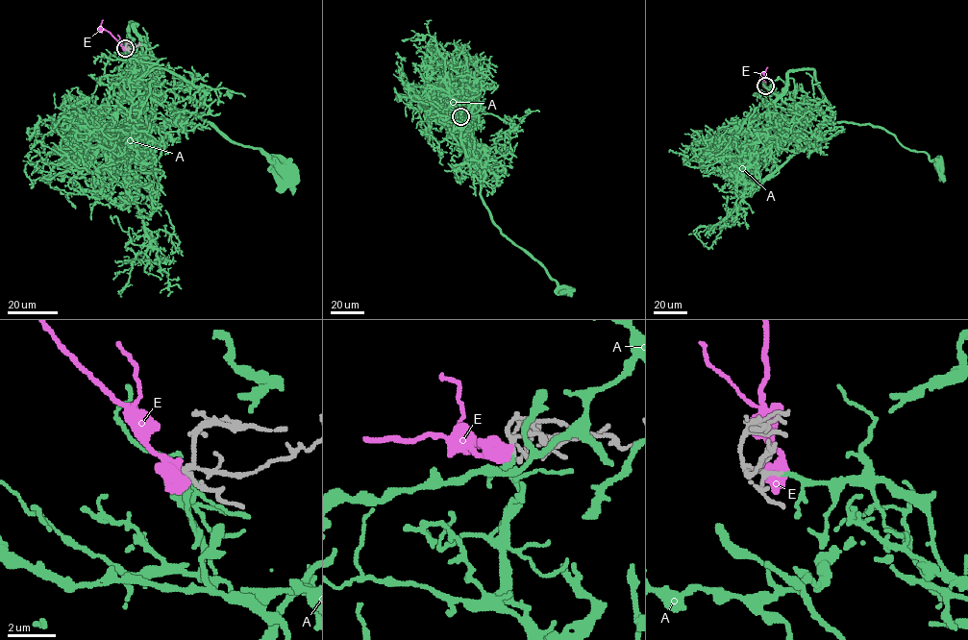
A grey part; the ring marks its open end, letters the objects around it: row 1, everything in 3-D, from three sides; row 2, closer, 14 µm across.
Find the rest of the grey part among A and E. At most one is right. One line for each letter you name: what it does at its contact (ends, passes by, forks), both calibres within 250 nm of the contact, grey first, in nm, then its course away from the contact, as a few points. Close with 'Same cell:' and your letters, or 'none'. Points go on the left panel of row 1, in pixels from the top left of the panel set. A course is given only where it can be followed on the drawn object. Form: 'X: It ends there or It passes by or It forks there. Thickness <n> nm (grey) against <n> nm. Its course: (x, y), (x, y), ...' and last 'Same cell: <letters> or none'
A: It passes by. Thickness 140 nm (grey) against 140 nm. Its course: (125, 48), (106, 116), (141, 132), (155, 103), (186, 110), (284, 168)
Same cell: A

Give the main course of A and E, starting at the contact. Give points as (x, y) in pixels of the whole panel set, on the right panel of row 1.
A: (765, 86), (781, 95), (793, 136), (808, 140), (836, 122), (871, 124), (939, 164)
E: (765, 86), (763, 74), (767, 67)

